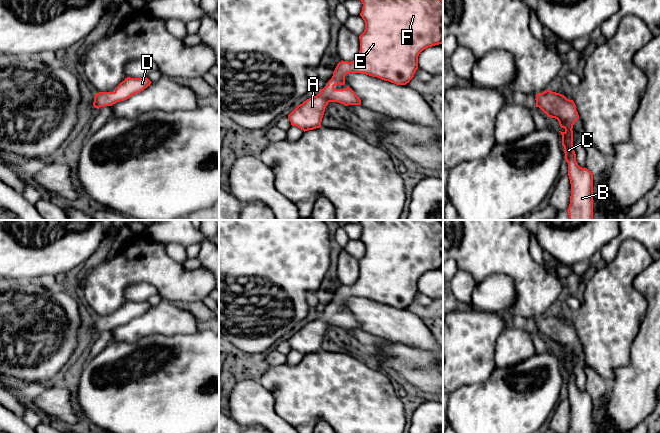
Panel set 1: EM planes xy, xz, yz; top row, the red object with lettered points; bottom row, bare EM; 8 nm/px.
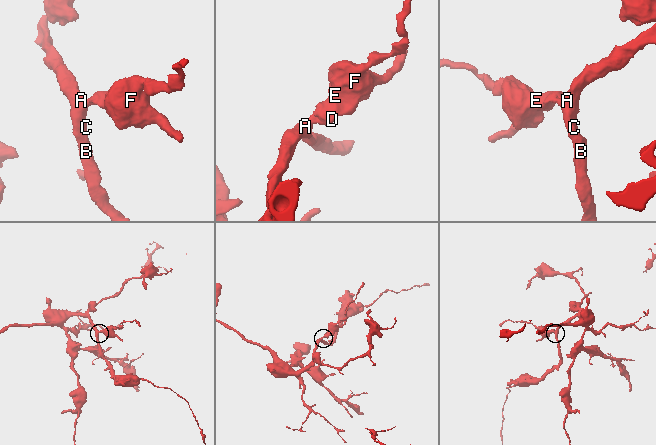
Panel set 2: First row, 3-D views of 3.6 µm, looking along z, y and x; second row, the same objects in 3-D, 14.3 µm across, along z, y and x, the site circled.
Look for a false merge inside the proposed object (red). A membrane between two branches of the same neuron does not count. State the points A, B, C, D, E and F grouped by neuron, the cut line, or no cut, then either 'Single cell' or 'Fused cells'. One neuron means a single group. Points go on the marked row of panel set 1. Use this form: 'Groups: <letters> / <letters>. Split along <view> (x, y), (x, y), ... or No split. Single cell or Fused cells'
Groups: A B C D E F. No split. Single cell

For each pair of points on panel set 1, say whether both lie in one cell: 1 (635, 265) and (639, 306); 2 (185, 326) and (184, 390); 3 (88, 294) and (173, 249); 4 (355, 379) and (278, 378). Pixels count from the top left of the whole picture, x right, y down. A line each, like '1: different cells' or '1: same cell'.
1: same cell
2: different cells
3: different cells
4: same cell

